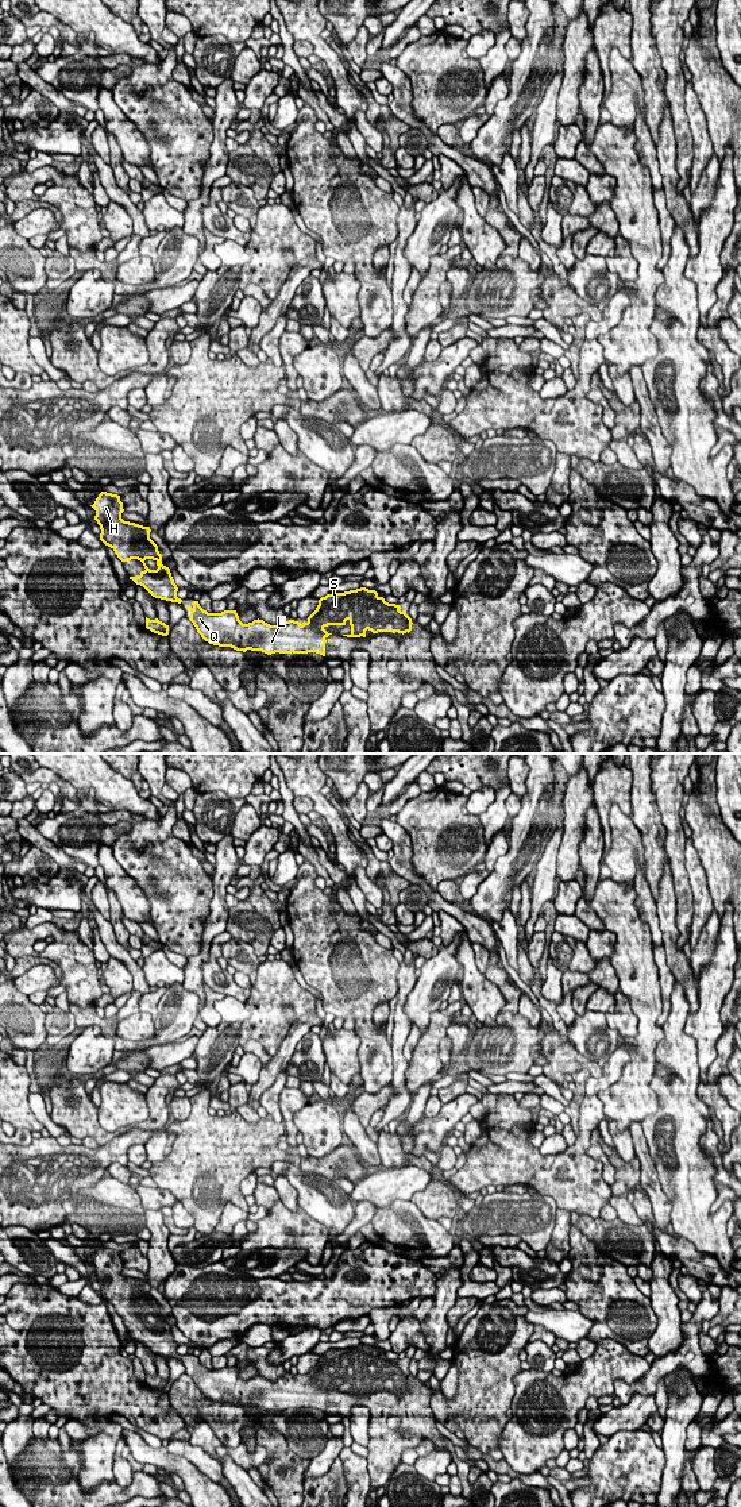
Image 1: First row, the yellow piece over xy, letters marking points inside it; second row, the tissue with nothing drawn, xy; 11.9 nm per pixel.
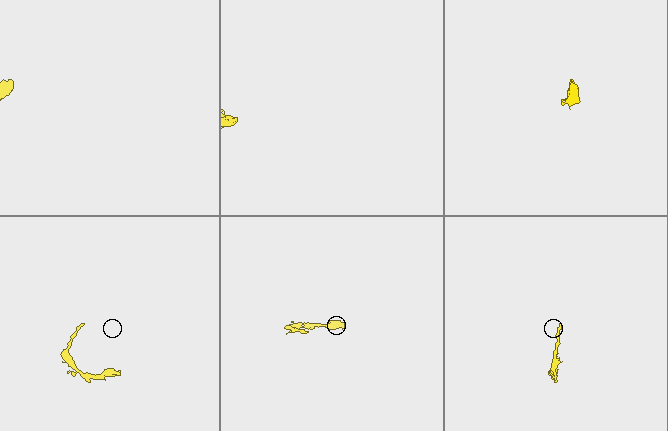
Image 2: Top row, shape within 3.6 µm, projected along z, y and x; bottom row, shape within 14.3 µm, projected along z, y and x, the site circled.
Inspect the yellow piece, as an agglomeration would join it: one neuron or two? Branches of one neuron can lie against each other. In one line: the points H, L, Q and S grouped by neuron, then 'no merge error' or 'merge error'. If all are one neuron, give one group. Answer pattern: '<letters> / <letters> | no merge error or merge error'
H L Q S | no merge error

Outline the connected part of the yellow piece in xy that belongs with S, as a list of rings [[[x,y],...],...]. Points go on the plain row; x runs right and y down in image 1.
[[[360,1344],[356,1346],[350,1346],[344,1349],[327,1350],[319,1356],[316,1367],[308,1373],[306,1379],[298,1379],[294,1376],[279,1377],[277,1381],[270,1381],[263,1376],[254,1376],[252,1379],[243,1380],[239,1376],[236,1367],[224,1367],[221,1369],[208,1369],[204,1367],[198,1357],[193,1357],[193,1363],[186,1365],[190,1367],[190,1377],[196,1383],[201,1394],[209,1400],[219,1403],[231,1403],[236,1407],[246,1408],[262,1407],[267,1411],[279,1408],[279,1410],[308,1410],[316,1408],[325,1412],[325,1399],[331,1398],[328,1394],[332,1390],[328,1390],[324,1384],[328,1381],[346,1381],[346,1377],[350,1377],[351,1390],[343,1391],[347,1394],[366,1394],[366,1387],[373,1390],[378,1388],[398,1388],[409,1390],[412,1387],[412,1375],[401,1368],[401,1363],[395,1360],[389,1360],[383,1353],[379,1353],[375,1346],[368,1346]]]

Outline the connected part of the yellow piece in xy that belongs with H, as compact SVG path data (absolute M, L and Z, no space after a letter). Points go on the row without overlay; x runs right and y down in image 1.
M101 1248L90 1263L96 1267L94 1276L101 1286L100 1296L111 1303L121 1318L138 1315L143 1319L146 1326L130 1336L155 1354L181 1360L170 1325L162 1321L158 1302L150 1295L150 1283L124 1277L123 1259L117 1250Z

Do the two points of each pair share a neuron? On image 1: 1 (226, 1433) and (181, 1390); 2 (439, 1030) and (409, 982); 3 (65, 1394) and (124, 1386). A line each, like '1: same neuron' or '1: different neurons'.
1: same neuron
2: different neurons
3: same neuron

